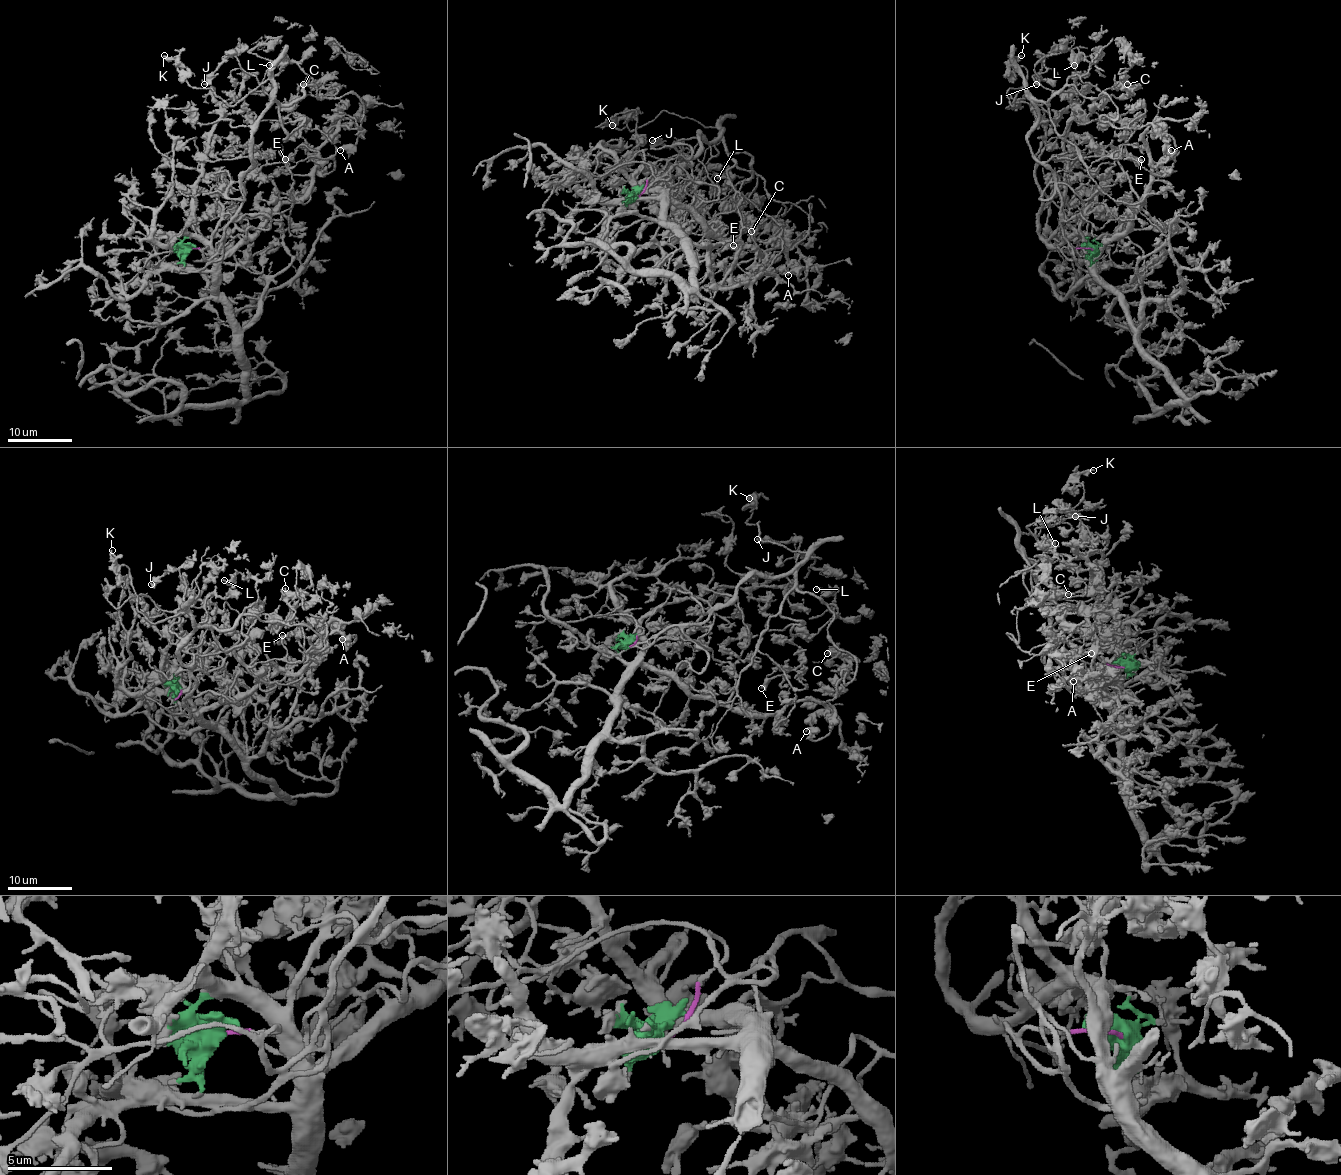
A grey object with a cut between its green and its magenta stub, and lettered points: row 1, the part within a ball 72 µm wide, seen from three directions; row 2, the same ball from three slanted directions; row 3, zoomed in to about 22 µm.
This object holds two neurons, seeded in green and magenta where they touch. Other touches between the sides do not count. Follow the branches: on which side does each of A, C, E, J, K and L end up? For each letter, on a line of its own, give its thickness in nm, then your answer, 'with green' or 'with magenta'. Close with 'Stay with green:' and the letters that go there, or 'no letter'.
A: calibre 240 nm; with magenta
C: calibre 240 nm; with magenta
E: calibre 320 nm; with magenta
J: calibre 360 nm; with magenta
K: calibre 300 nm; with magenta
L: calibre 200 nm; with magenta
Stay with green: no letter

